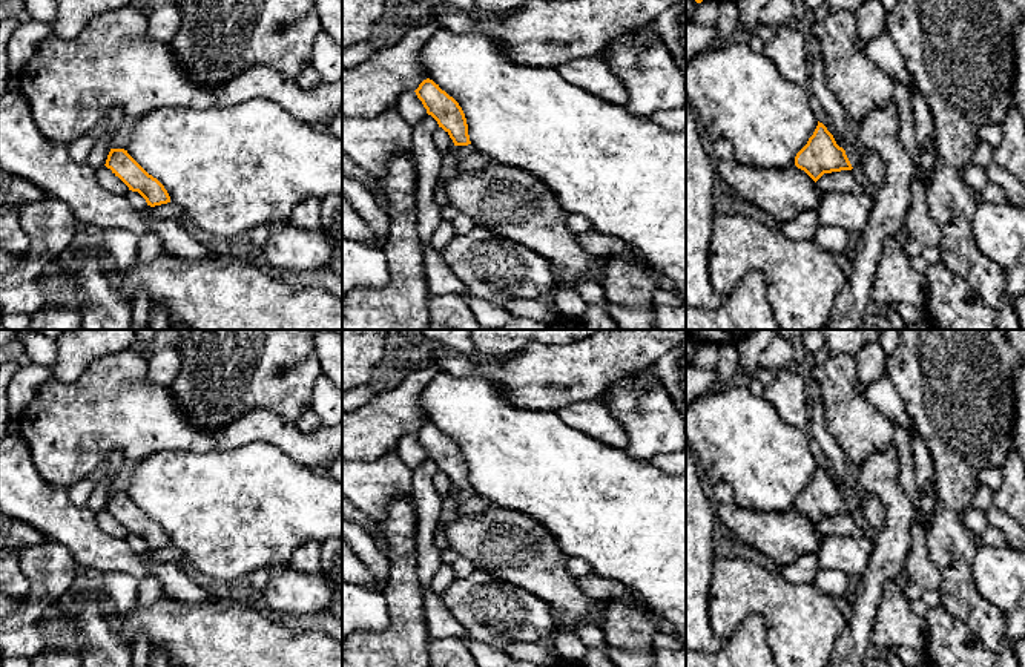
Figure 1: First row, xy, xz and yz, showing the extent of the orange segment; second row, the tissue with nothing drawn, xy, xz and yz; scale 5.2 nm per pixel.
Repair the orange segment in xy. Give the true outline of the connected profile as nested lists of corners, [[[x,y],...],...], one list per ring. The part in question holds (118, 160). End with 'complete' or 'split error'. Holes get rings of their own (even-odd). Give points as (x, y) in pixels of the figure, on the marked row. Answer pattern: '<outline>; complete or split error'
[[[110,149],[106,164],[132,192],[138,192],[147,202],[155,207],[170,202],[164,186],[149,175],[124,149]]]; complete

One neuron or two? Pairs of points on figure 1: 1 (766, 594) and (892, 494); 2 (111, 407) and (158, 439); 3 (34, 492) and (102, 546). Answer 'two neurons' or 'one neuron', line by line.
1: two neurons
2: one neuron
3: one neuron

